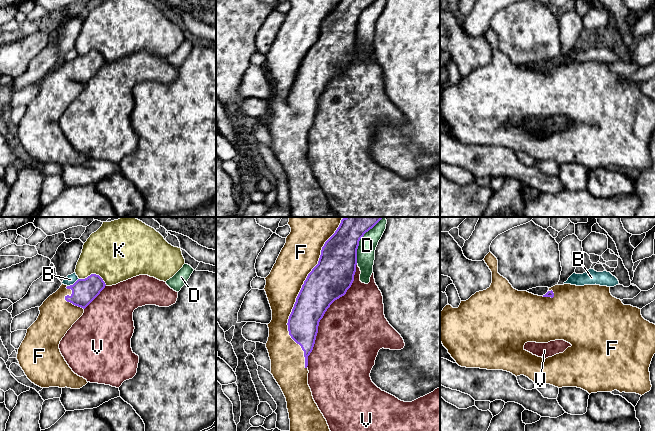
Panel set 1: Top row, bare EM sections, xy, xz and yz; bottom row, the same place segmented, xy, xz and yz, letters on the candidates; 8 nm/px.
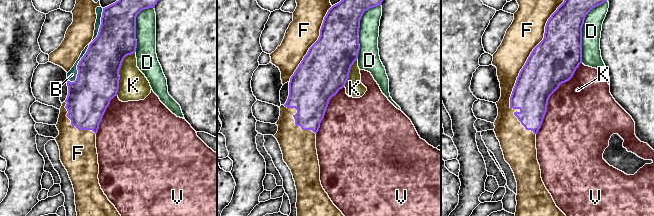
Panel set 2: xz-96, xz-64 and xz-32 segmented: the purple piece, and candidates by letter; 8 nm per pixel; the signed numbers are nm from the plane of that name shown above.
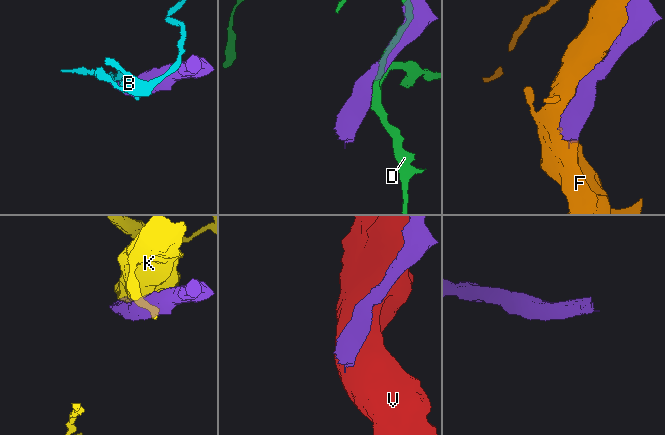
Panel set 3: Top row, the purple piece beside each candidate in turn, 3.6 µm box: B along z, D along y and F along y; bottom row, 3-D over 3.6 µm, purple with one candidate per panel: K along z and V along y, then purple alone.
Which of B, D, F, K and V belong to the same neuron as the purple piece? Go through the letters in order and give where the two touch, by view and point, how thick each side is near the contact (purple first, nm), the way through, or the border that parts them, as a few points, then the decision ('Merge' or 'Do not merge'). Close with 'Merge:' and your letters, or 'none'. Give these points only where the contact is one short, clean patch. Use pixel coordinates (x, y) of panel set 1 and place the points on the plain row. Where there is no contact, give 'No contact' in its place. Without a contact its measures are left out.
B: Touches purple at xy (73, 60). Thickness 200 nm (purple) against 80 nm. Do not merge
D: Touches purple at xz (358, 19). Thickness 300 nm (purple) against 140 nm. Do not merge
F: Touches purple at xz (297, 72). Thickness 300 nm (purple) against 280 nm. Merge
K: Touches purple at xy (94, 50). Thickness 200 nm (purple) against 460 nm. Do not merge
V: Touches purple at xz (324, 89). Thickness 320 nm (purple) against 500 nm. Do not merge
Merge: F

